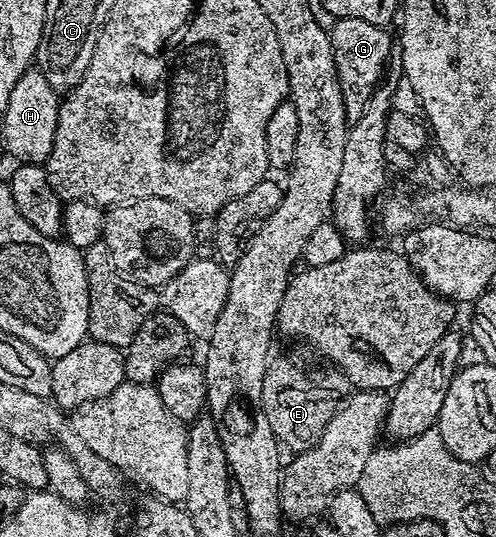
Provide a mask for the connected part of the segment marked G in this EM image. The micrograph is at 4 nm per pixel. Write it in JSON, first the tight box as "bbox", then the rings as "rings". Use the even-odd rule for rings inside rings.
{"bbox":[328,19,395,121],"rings":[[[338,19],[328,28],[331,49],[335,57],[335,69],[343,93],[346,120],[352,121],[363,117],[363,109],[373,91],[381,82],[387,68],[389,57],[395,51],[395,39],[386,28],[370,25],[368,21],[358,19]]]}

